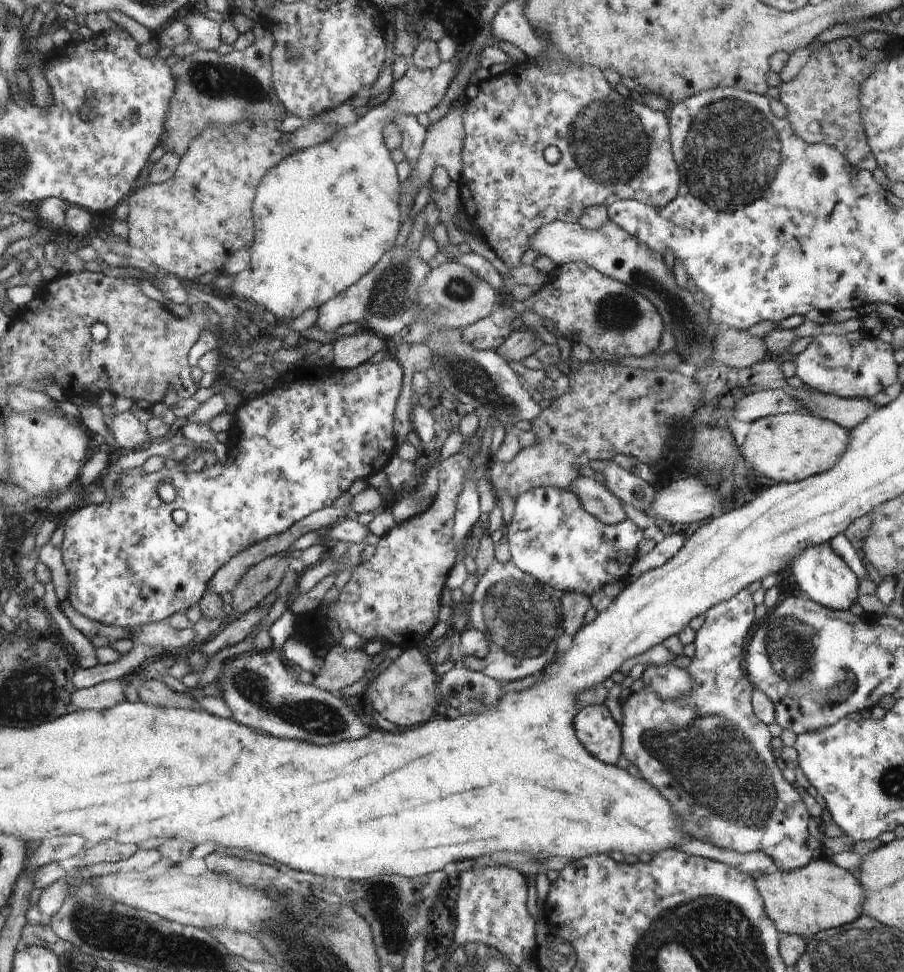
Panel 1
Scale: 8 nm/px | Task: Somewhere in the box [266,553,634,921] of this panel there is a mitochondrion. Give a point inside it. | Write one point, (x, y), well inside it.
(521, 618)

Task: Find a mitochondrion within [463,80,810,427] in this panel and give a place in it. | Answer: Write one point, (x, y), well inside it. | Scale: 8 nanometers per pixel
(732, 152)

